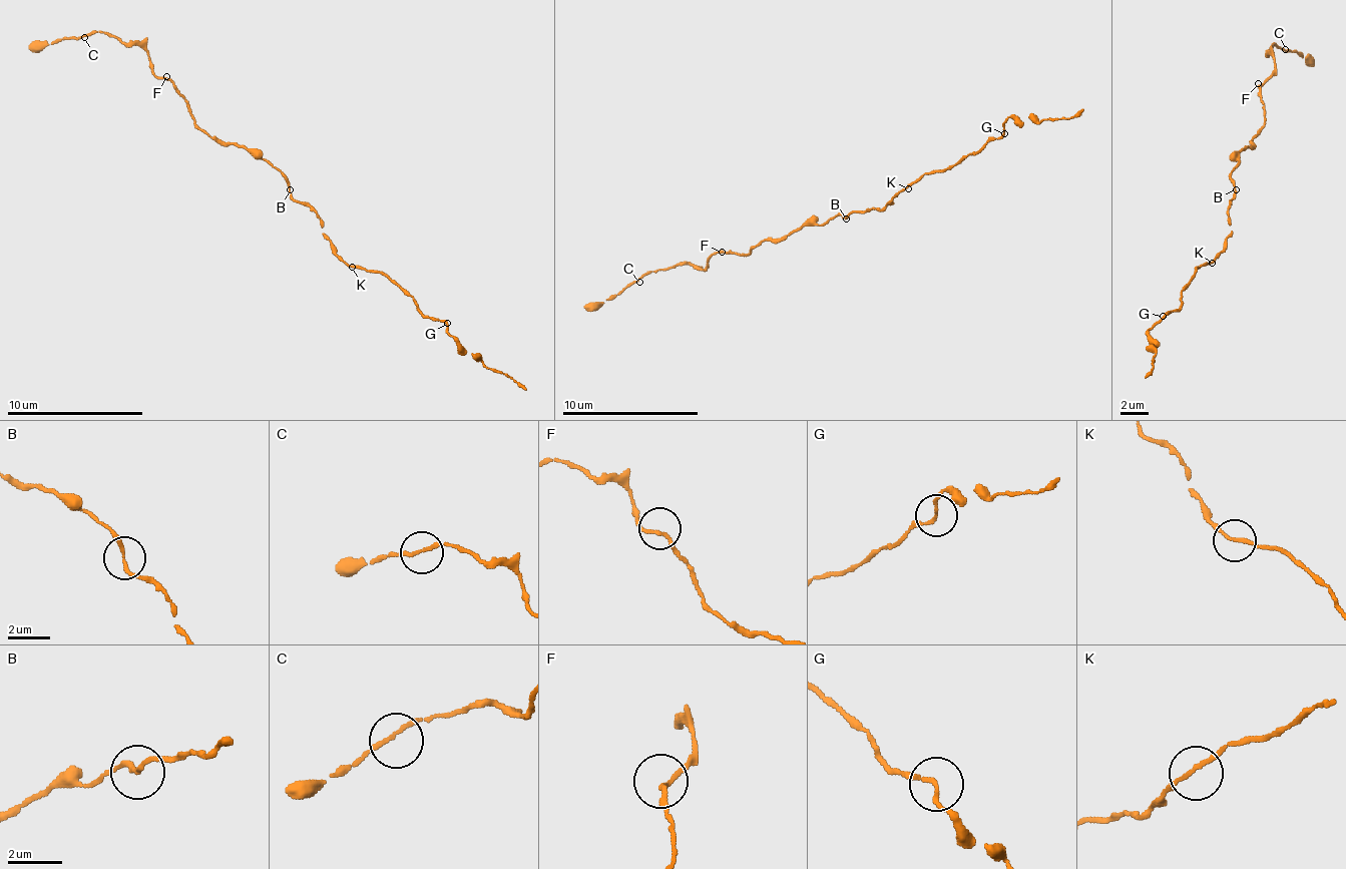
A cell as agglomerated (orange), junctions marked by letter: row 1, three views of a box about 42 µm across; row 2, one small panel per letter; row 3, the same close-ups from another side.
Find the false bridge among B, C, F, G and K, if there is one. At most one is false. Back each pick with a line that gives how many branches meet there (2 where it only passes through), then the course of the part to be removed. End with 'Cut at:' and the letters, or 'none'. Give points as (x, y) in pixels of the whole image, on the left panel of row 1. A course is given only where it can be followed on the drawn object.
Cut at: none

